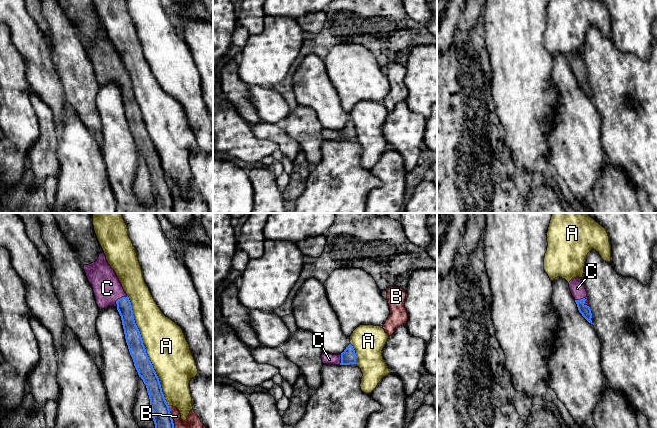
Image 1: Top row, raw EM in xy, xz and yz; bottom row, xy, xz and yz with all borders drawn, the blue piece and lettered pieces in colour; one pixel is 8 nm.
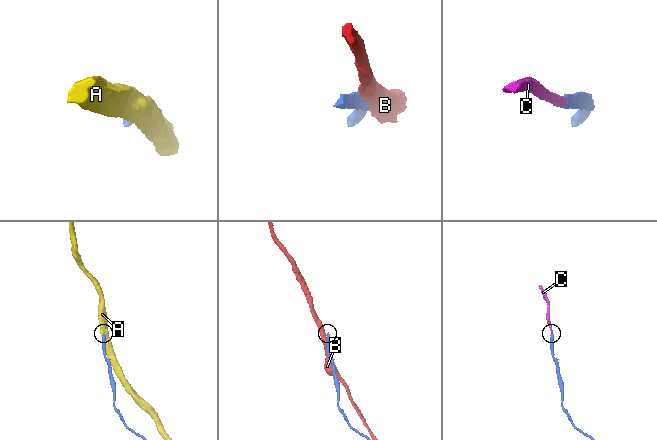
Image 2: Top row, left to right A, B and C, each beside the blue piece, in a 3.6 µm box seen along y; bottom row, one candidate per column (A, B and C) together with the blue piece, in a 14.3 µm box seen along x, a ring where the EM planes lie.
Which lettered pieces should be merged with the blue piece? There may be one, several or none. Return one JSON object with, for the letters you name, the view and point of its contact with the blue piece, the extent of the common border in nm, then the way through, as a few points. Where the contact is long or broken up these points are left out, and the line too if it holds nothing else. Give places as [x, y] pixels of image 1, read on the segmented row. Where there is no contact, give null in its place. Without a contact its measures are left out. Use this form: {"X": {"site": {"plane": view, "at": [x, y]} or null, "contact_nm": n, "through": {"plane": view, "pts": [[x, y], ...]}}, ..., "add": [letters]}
{"C": {"site": {"plane": "yz", "at": [584, 298]}, "contact_nm": 130, "through": {"plane": "yz", "pts": [[585, 310], [584, 298], [577, 288]]}}, "add": ["C"]}

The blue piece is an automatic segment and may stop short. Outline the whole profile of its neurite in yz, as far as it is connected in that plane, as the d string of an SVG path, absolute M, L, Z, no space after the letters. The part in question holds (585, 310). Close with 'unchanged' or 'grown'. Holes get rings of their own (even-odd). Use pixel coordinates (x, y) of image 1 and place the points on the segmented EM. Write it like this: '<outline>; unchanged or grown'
M576 277L569 282L569 288L573 298L577 304L579 312L582 316L591 324L592 313L589 307L589 300L587 297L587 291L585 289L582 278Z; grown

